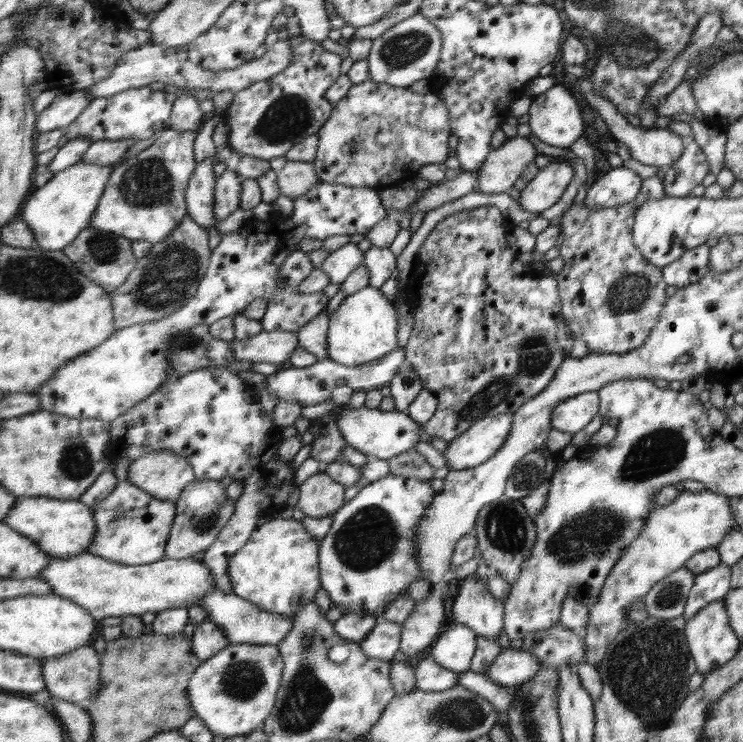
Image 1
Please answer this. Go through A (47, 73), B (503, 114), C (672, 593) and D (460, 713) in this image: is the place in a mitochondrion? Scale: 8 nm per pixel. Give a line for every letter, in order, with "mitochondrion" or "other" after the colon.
A: other
B: other
C: mitochondrion
D: mitochondrion

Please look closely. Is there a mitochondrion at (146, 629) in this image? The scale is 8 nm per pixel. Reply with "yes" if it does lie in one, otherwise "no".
no

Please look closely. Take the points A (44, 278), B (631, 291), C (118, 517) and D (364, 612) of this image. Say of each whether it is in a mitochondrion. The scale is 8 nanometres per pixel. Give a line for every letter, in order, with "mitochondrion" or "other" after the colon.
A: mitochondrion
B: mitochondrion
C: mitochondrion
D: other

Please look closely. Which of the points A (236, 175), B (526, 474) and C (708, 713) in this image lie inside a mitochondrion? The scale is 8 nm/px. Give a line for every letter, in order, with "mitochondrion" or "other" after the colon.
A: other
B: mitochondrion
C: other

